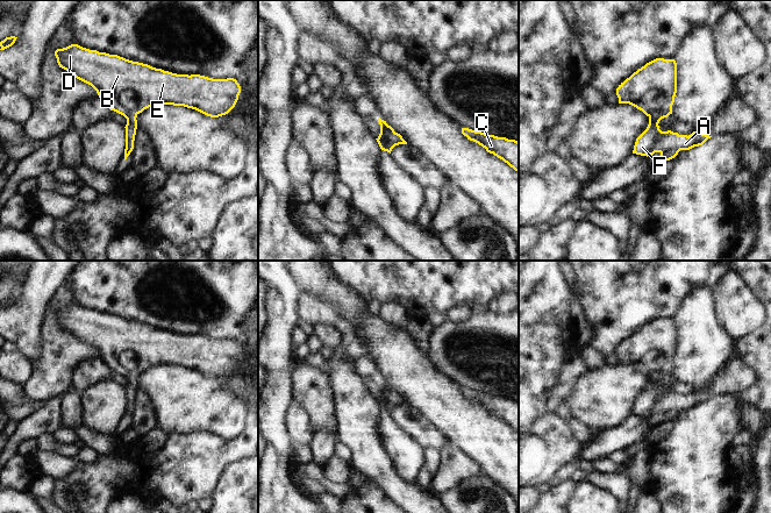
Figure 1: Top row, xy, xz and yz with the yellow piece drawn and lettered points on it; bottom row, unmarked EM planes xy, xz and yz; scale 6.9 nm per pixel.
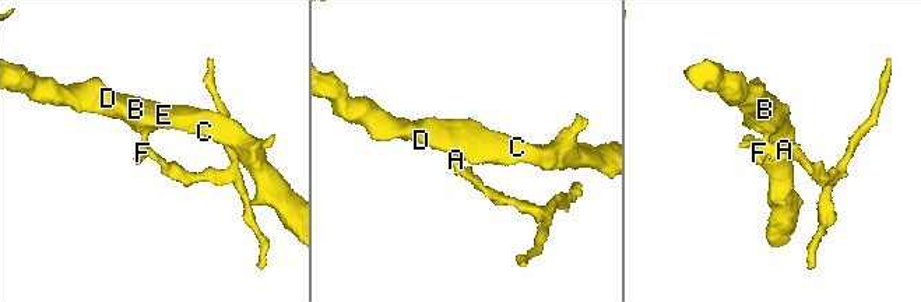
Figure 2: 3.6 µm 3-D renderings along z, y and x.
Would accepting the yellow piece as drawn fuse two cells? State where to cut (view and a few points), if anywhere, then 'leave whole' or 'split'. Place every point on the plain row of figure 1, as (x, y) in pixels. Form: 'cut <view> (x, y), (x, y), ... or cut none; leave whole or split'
cut none; leave whole

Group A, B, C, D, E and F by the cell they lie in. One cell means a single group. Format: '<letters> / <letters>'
A B C D E F

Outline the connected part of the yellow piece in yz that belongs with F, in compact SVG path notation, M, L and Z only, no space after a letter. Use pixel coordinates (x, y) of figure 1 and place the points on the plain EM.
M656 319L619 345L616 349L619 364L629 364L649 378L647 390L636 399L633 414L648 418L659 413L662 421L670 421L680 411L702 406L712 398L700 392L693 392L687 397L659 390L659 382L672 375L676 354L674 320Z

